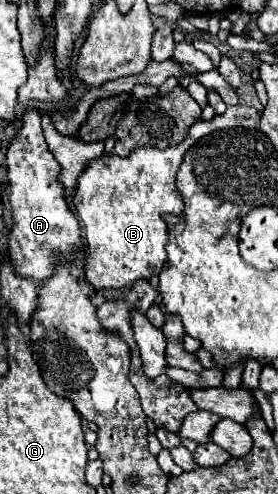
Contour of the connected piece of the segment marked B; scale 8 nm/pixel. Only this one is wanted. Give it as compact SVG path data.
M230 106L224 114L214 116L204 122L198 120L186 134L186 138L174 148L136 148L126 158L118 154L104 154L88 162L88 166L78 176L78 186L74 192L74 208L82 226L86 228L86 258L84 272L86 280L94 288L128 288L134 280L150 280L160 272L166 262L166 242L168 230L162 220L164 212L178 214L182 212L182 198L174 192L174 180L178 164L186 148L200 140L202 136L224 130L224 128L254 128L258 126L260 116L256 108L248 106Z

